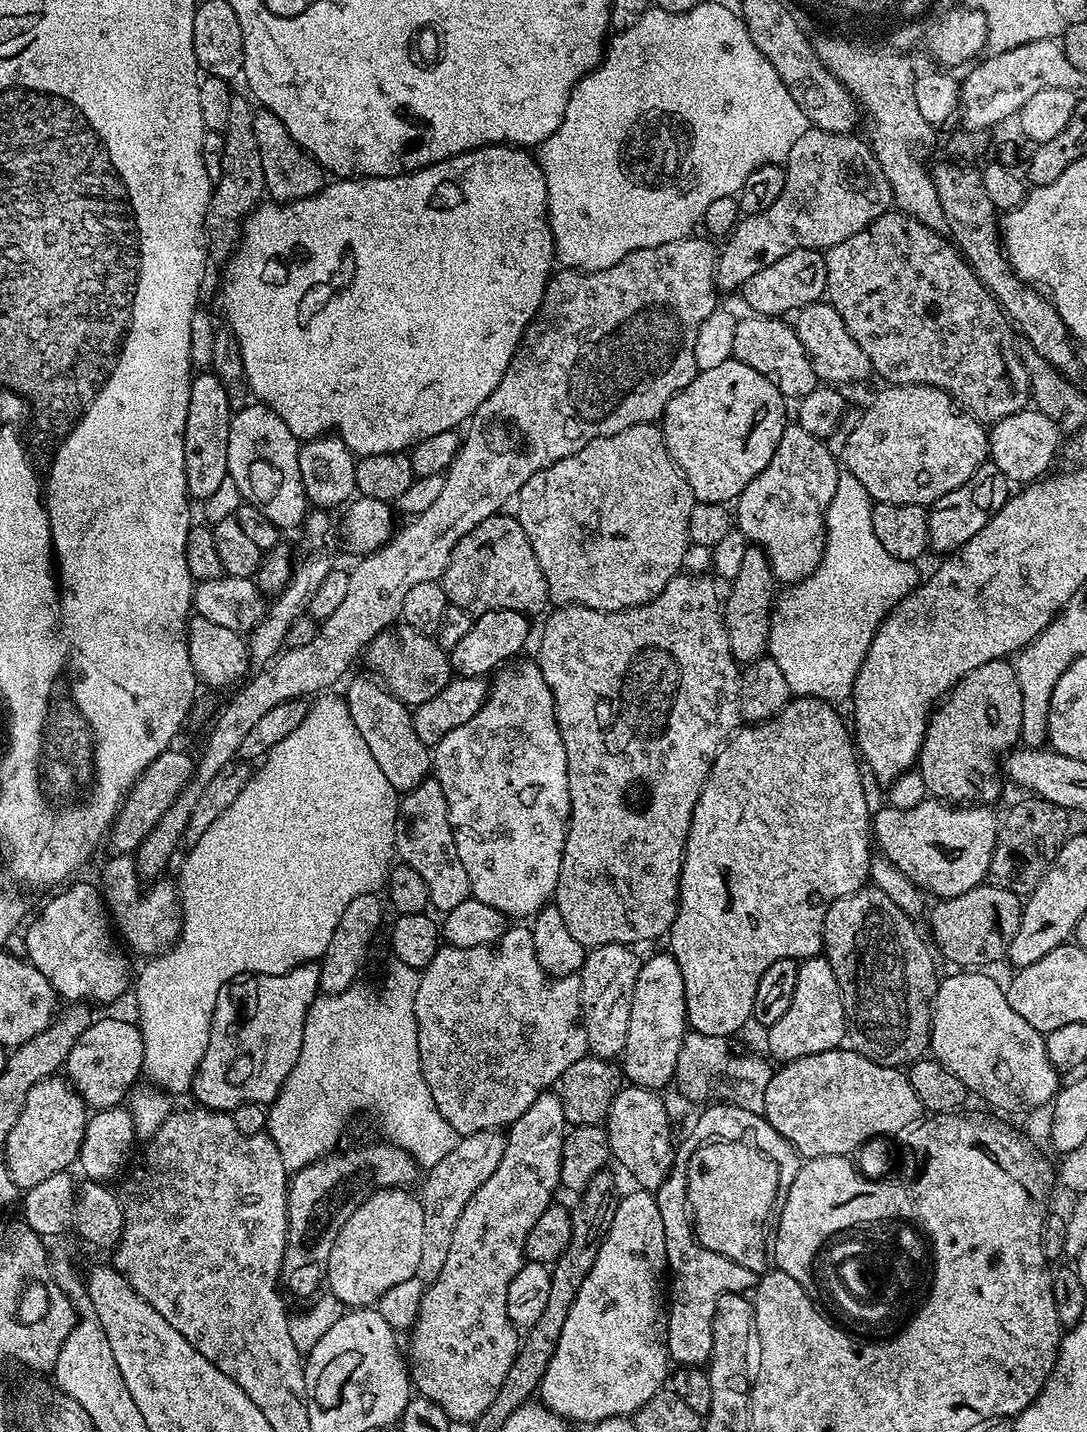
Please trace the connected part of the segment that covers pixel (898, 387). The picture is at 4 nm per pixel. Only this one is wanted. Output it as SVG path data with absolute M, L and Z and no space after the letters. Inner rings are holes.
M894 384L884 386L884 389L869 402L868 409L860 416L860 421L853 426L852 433L849 434L848 441L844 444L844 460L842 456L842 464L849 474L854 478L858 478L858 482L862 482L862 486L866 486L869 496L877 504L922 504L931 506L938 498L942 498L942 494L962 486L980 469L981 464L989 459L989 435L989 429L971 416L969 412L965 412L948 392L943 392L940 388L935 388L929 384Z

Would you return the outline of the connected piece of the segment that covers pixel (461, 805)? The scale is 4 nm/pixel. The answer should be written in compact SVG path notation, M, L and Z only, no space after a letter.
M521 659L521 664L513 663L504 666L491 677L488 697L470 722L458 726L458 730L450 730L442 742L434 745L434 779L442 786L442 794L448 803L448 817L454 834L454 846L458 846L458 858L462 858L462 866L466 866L466 874L472 883L472 896L478 902L486 902L486 906L494 906L506 918L512 916L535 917L556 895L556 883L562 866L564 843L568 837L568 814L572 811L570 794L568 793L568 767L566 766L566 746L562 742L560 727L556 721L554 698L552 691L542 678L542 670L535 659Z

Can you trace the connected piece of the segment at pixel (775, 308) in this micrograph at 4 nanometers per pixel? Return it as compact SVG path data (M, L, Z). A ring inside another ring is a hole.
M799 248L790 250L790 254L785 254L783 258L778 258L778 262L772 263L771 266L765 266L764 269L758 270L758 274L746 278L746 282L740 285L739 295L744 295L744 304L755 315L760 317L779 317L784 318L789 314L795 314L808 304L815 304L825 295L828 283L826 282L826 262L824 261L824 252L814 248Z

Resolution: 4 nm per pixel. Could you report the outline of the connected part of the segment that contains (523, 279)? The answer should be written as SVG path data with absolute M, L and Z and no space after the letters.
M488 144L405 176L336 178L325 183L324 189L313 196L261 203L244 221L240 244L223 265L220 312L228 323L225 324L227 331L236 337L240 347L246 384L256 395L253 397L278 414L297 440L303 442L335 434L357 457L402 452L426 438L434 438L434 434L459 429L476 413L478 406L486 402L494 386L502 382L502 374L506 374L506 366L510 366L510 358L524 337L524 329L542 302L542 294L554 272L552 264L554 249L544 171L529 149Z

